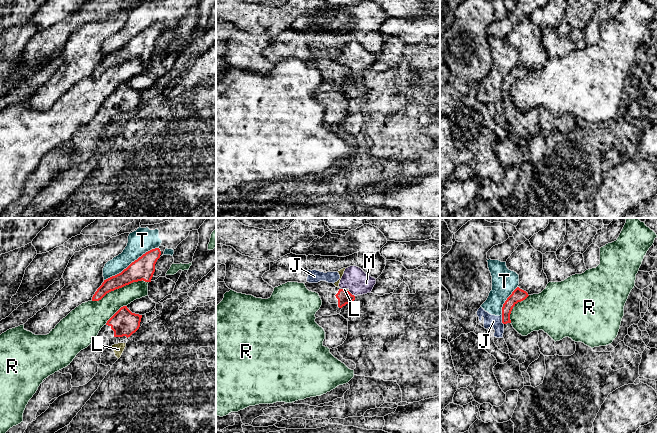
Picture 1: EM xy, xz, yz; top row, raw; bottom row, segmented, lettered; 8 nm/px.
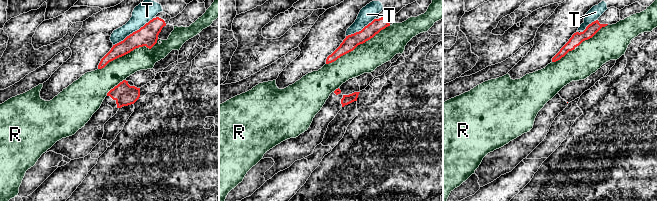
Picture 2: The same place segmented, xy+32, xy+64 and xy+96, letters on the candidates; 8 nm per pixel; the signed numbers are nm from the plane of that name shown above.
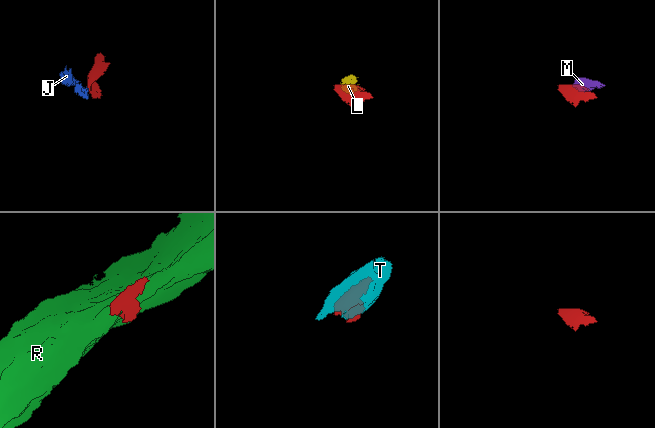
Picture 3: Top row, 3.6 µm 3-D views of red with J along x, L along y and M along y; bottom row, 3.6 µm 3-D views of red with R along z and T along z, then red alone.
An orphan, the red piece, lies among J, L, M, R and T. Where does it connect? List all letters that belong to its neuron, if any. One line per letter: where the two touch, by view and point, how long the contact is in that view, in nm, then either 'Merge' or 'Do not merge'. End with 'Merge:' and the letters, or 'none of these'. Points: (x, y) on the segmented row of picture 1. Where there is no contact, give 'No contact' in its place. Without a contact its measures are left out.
J: Touches red at yz (502, 319). Shared border 90 nm. Do not merge
L: Touches red at xz (346, 290). Shared border 50 nm. Do not merge
M: Touches red at xz (350, 293). Shared border 70 nm. Do not merge
R: Touches red at xy (119, 287). Shared border 480 nm. Do not merge
T: Touches red at xy (131, 263). Shared border 500 nm. Do not merge
Merge: none of these

